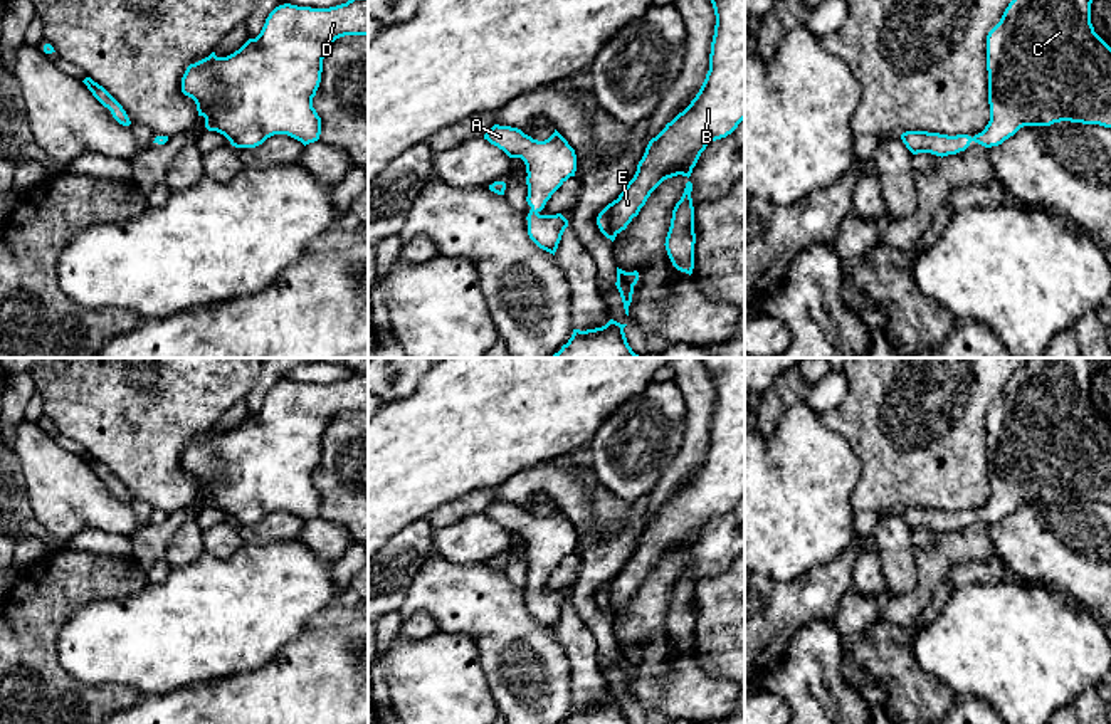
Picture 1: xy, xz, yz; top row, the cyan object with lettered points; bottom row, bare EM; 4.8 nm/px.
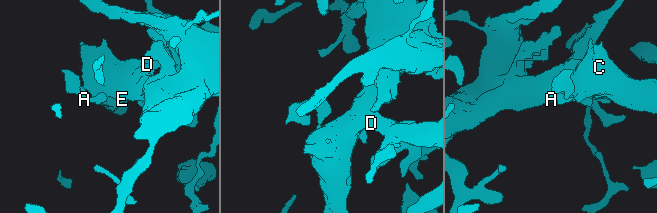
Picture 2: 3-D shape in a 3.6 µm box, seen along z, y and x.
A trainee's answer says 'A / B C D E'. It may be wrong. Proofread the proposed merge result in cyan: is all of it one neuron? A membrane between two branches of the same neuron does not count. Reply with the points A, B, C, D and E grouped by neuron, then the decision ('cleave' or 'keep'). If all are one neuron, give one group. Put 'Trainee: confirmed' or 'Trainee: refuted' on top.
Trainee: refuted
groups A B C D E; keep

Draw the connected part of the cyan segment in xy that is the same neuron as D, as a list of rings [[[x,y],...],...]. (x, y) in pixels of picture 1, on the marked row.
[[[348,0],[329,8],[311,8],[284,3],[276,7],[255,39],[249,39],[227,57],[208,57],[190,64],[182,77],[182,92],[197,104],[205,128],[224,134],[235,148],[255,148],[274,134],[287,134],[304,146],[319,139],[321,118],[313,108],[313,97],[321,82],[323,59],[329,45],[345,35],[368,35],[368,0]]]

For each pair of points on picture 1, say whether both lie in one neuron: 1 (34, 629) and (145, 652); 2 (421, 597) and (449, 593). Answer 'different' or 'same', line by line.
1: different
2: same

